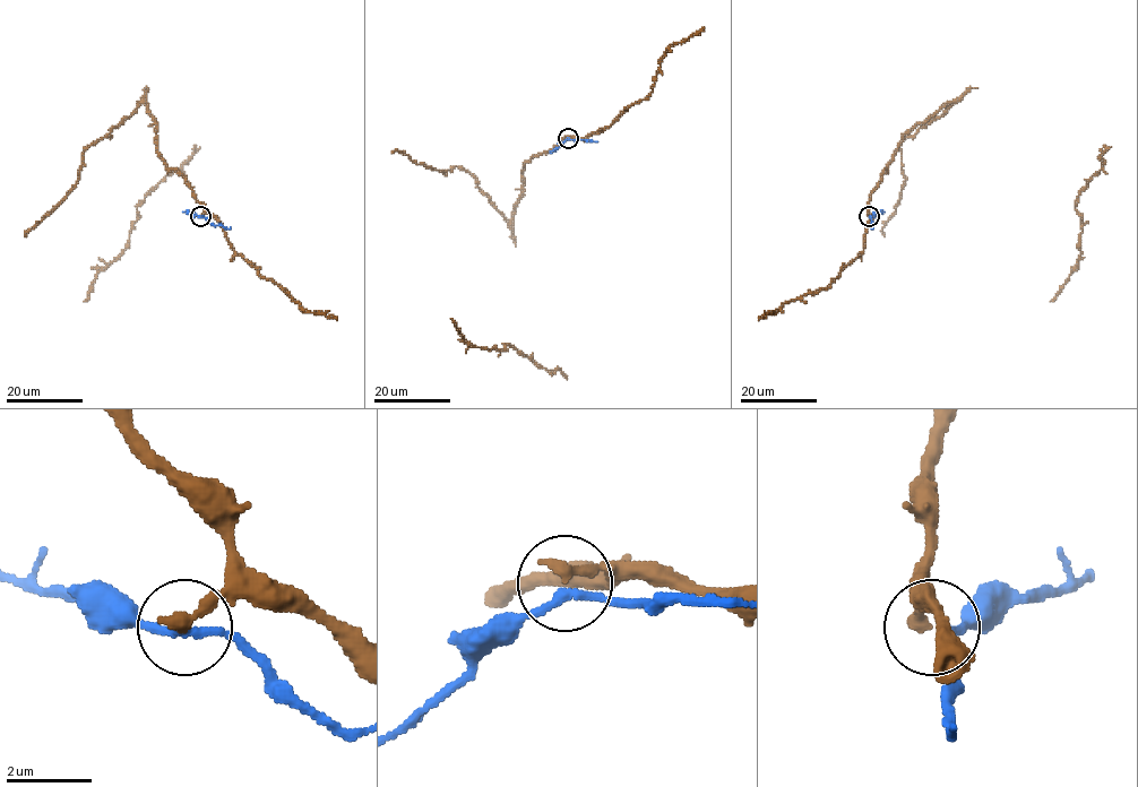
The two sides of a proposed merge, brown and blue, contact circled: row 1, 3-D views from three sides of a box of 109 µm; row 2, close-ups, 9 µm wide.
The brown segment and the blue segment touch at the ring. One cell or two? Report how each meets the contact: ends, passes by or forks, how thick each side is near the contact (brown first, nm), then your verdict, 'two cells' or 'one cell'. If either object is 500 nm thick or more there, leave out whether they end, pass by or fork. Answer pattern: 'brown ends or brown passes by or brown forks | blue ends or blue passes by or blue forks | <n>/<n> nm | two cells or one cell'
brown ends | blue passes by | 320/200 nm | two cells

